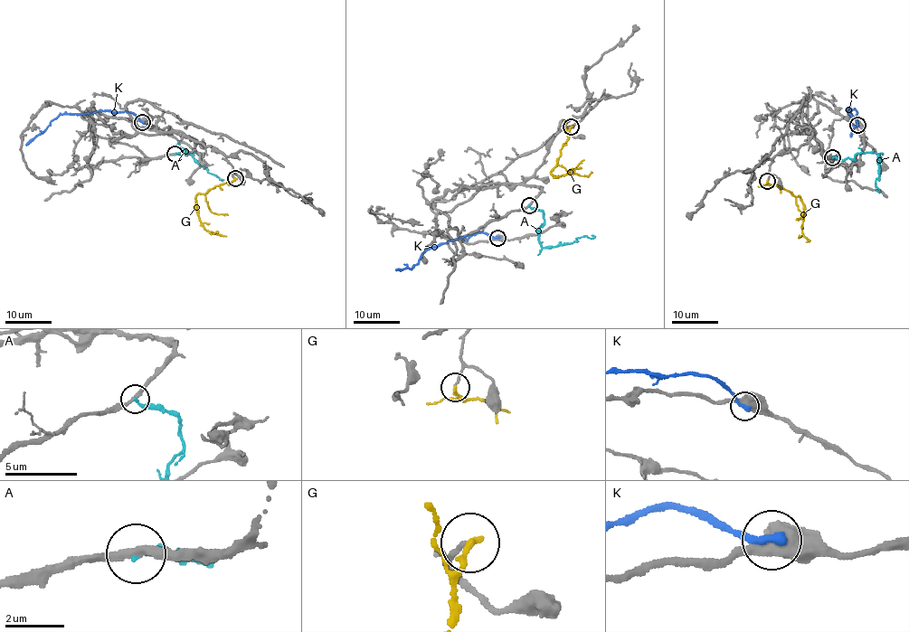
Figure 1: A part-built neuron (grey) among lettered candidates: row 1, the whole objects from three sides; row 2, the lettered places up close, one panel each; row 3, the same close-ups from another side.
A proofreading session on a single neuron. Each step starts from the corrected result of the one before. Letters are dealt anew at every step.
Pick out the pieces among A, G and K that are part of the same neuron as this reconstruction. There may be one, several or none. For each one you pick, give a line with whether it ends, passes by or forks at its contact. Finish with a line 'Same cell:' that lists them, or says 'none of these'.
Same cell: none of these

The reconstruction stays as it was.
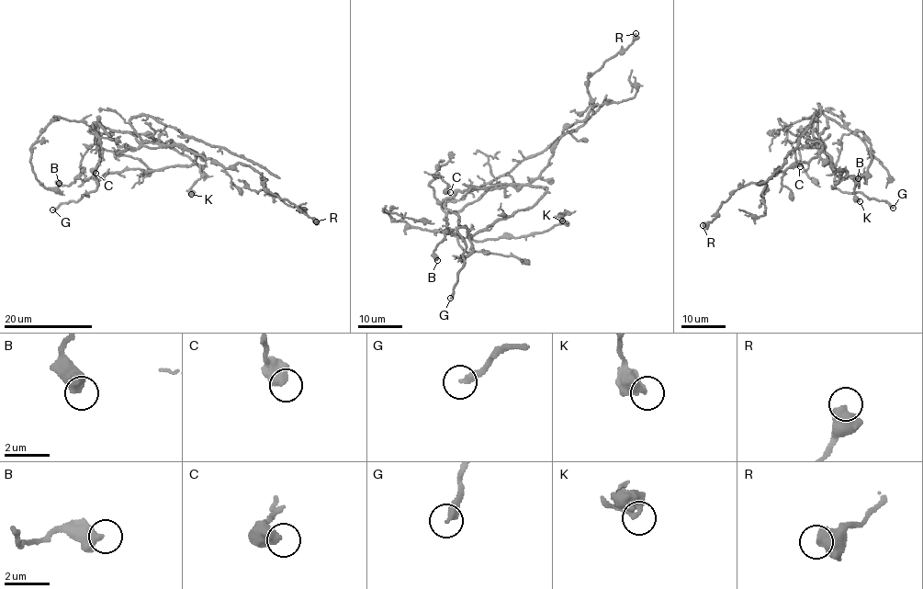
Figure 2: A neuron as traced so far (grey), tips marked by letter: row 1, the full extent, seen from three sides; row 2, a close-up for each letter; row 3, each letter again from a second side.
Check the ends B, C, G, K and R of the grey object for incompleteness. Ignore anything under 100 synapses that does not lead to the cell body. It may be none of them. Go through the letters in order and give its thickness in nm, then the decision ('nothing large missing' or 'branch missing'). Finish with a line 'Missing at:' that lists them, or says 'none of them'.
B: calibre 550 nm; nothing large missing
C: calibre 550 nm; nothing large missing
G: calibre 300 nm; branch missing
K: calibre 500 nm; nothing large missing
R: calibre 650 nm; nothing large missing
Missing at: G

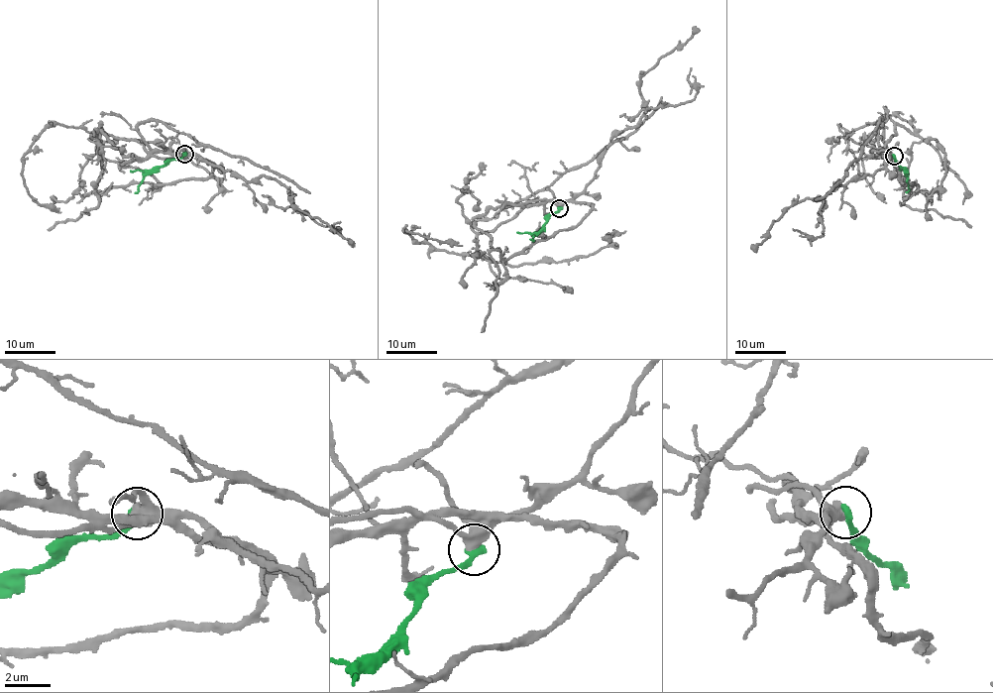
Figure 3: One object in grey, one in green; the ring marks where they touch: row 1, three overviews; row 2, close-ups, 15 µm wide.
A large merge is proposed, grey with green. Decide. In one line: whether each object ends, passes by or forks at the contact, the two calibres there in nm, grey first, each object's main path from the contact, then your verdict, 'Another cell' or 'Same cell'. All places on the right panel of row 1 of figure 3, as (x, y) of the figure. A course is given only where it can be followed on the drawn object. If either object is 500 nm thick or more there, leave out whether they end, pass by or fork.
At the ring grey passes by. At the ring green ends. Thickness 480 nm (grey) against 420 nm. Course of grey: (894, 157), (880, 150), (896, 125), (942, 147), (945, 174), (925, 207), (932, 219). Course of green: (894, 157), (907, 176), (909, 190), (905, 191). Same cell

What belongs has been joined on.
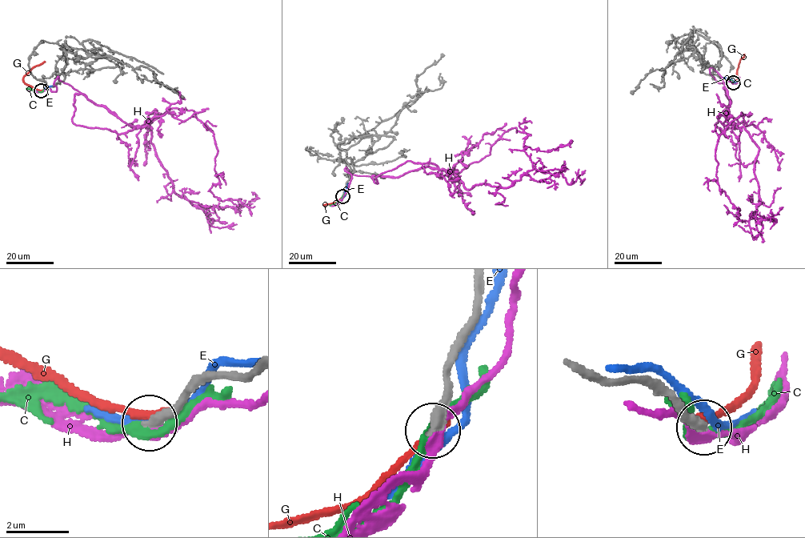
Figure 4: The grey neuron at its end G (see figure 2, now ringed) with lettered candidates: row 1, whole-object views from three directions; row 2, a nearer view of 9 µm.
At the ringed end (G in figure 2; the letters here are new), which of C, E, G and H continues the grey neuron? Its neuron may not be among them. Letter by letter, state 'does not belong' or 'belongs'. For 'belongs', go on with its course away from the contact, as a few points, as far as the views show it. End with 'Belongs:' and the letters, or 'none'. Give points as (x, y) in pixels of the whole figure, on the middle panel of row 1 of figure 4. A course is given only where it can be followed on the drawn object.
C: does not belong
E: does not belong
G: does not belong
H: does not belong
Belongs: none

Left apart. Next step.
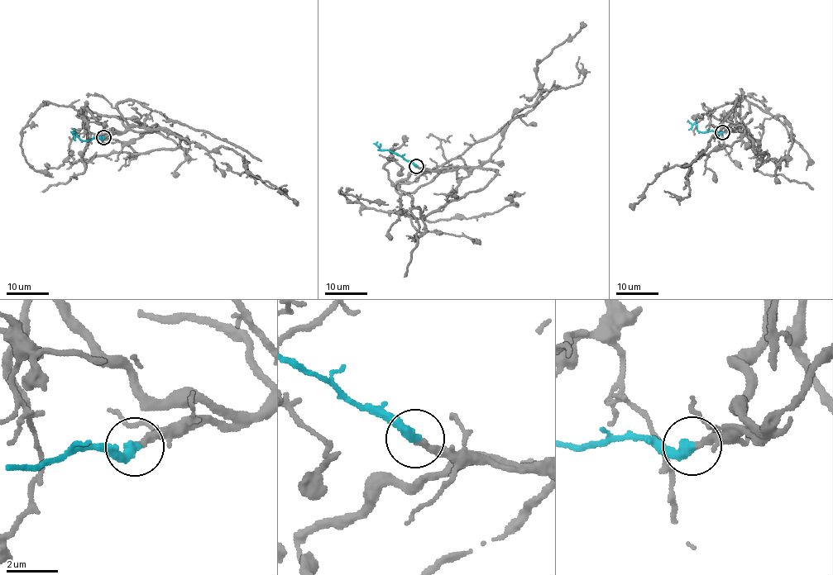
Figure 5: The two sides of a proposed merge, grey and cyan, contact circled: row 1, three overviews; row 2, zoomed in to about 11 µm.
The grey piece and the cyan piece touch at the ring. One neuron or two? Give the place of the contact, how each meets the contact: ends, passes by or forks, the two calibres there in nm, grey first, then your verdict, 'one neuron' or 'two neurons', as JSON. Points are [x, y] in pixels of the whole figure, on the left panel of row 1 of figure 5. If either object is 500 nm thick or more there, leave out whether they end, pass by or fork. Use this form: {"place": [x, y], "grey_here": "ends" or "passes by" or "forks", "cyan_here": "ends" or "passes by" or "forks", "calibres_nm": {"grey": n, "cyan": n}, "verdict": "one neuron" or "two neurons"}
{"place": [103, 137], "grey_here": "ends", "cyan_here": "ends", "calibres_nm": {"grey": 240, "cyan": 420}, "verdict": "one neuron"}

